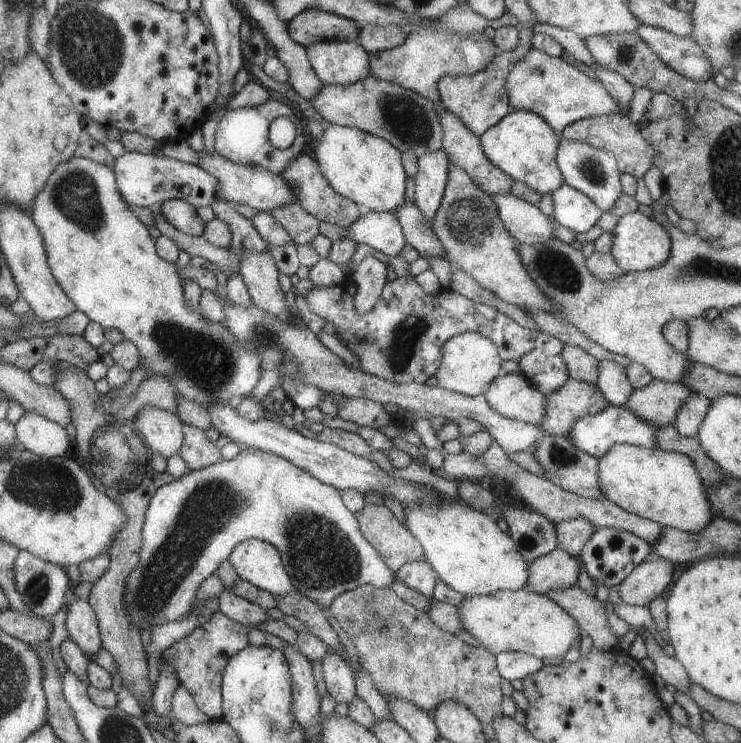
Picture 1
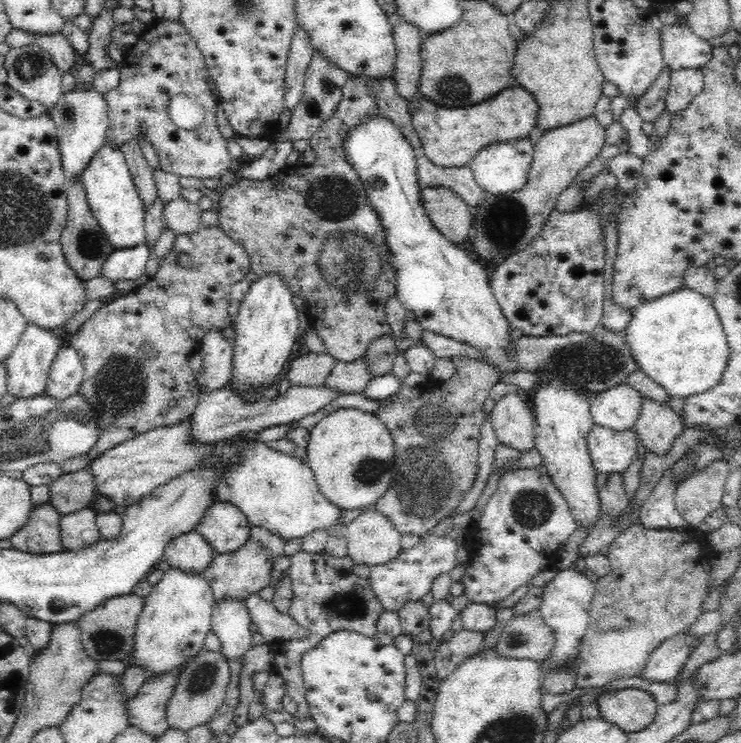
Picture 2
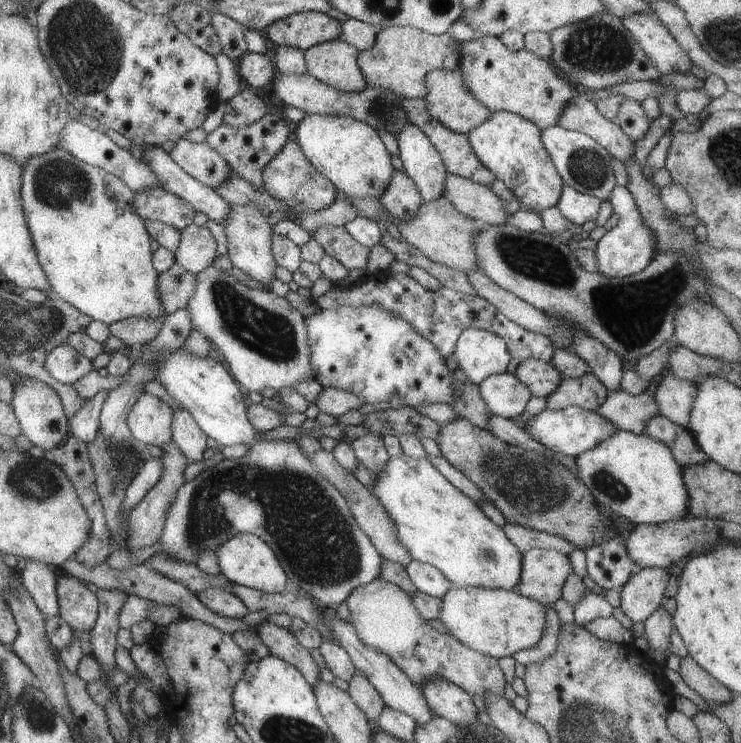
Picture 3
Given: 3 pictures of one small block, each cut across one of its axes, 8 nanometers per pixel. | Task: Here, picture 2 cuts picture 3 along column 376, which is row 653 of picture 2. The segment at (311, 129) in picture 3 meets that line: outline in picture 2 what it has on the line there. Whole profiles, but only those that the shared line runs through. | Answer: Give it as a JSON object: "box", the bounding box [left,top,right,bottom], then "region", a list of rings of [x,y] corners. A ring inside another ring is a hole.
{"box":[131,566,215,678],"region":[[[170,566],[144,599],[144,608],[136,626],[136,644],[131,654],[134,665],[144,667],[148,677],[155,678],[184,666],[204,649],[205,638],[212,632],[215,598],[202,570],[184,572]]]}

